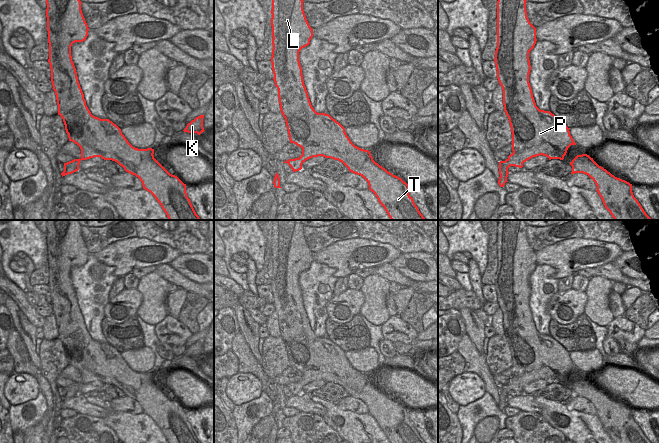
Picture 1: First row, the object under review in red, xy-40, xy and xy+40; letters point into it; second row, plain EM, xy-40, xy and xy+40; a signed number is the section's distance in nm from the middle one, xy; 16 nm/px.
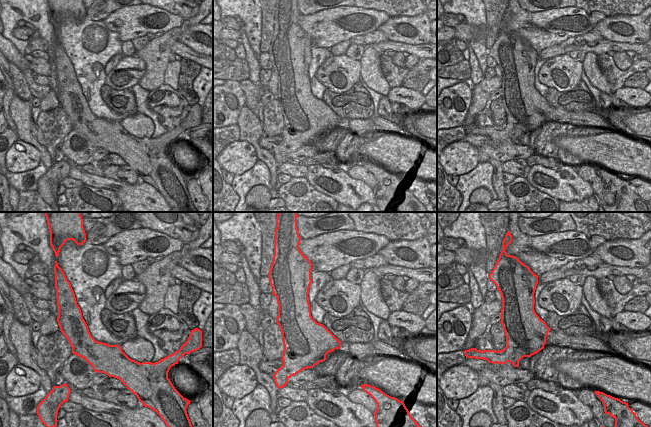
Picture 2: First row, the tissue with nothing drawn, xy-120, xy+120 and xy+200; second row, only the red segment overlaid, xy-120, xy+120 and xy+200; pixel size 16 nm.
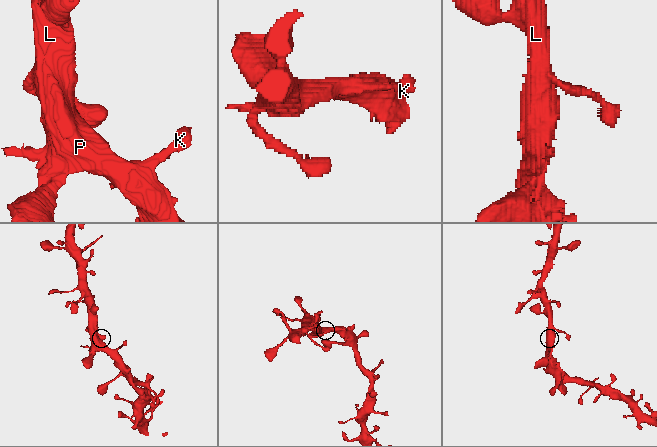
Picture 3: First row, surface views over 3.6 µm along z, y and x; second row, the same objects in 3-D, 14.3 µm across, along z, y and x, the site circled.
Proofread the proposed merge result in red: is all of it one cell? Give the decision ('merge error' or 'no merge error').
no merge error

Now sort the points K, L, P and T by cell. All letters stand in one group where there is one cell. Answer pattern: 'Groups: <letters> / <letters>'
Groups: K L P T.

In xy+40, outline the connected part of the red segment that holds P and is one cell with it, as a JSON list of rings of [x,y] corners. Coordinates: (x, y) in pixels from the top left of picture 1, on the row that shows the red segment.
[[[526,0],[497,1],[497,48],[495,65],[497,79],[503,90],[504,111],[509,119],[512,132],[512,151],[505,161],[499,162],[500,187],[504,187],[508,168],[522,168],[523,163],[536,156],[563,160],[571,145],[576,145],[570,131],[560,119],[550,111],[540,110],[535,103],[529,83],[531,70],[529,53],[536,44],[536,28],[527,17]]]

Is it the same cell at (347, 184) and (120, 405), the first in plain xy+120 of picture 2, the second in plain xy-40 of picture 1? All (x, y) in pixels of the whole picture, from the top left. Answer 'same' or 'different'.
different

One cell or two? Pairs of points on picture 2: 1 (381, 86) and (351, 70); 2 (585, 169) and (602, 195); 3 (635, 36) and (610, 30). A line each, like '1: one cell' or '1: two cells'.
1: two cells
2: one cell
3: one cell

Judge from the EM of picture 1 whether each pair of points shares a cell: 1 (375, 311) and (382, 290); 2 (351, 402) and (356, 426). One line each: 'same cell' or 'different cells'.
1: same cell
2: different cells

